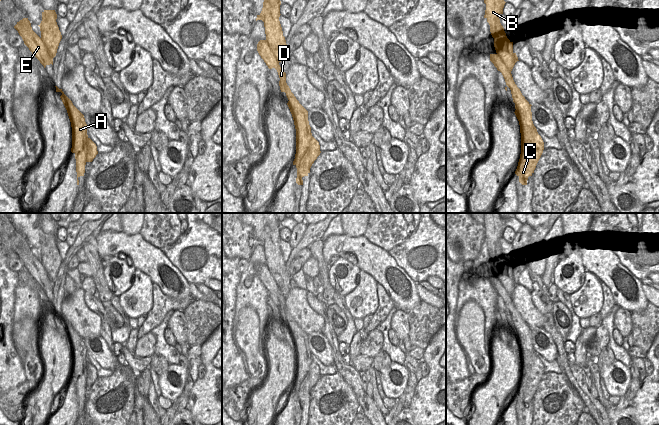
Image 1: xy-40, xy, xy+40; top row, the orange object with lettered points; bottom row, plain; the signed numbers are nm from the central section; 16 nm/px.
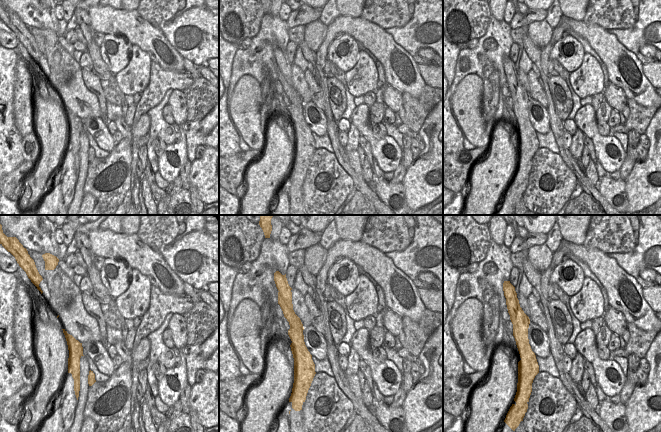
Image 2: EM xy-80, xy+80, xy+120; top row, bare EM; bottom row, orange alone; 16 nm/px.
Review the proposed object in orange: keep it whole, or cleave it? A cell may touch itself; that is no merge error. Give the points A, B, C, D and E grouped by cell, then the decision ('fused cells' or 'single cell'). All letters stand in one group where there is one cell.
groups A D E / B C; fused cells

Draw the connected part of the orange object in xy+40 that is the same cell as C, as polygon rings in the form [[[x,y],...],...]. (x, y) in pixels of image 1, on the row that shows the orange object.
[[[525,124],[525,129],[526,140],[521,141],[521,146],[524,146],[525,150],[521,150],[520,159],[515,171],[515,174],[520,177],[522,185],[527,185],[528,177],[534,173],[544,150],[544,142],[538,134],[536,127],[530,128]]]

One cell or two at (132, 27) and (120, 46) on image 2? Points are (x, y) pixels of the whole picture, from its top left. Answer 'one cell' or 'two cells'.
two cells

